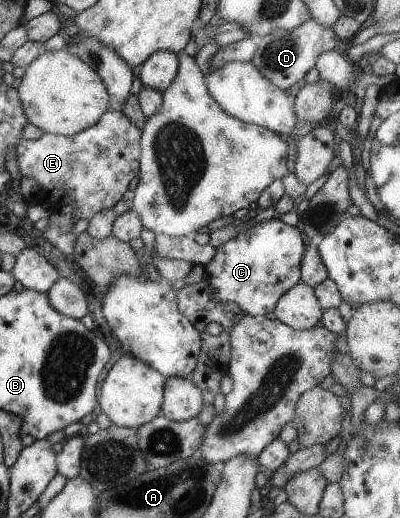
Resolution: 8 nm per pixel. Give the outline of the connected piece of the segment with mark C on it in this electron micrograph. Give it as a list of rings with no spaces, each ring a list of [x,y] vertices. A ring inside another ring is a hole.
[[[277,178],[261,192],[260,198],[256,201],[258,203],[257,208],[264,209],[264,212],[262,216],[259,209],[253,213],[256,217],[255,225],[219,246],[215,250],[214,256],[204,265],[205,277],[209,282],[209,289],[211,289],[211,295],[215,301],[233,302],[246,314],[265,316],[269,311],[275,309],[277,302],[284,293],[302,281],[300,265],[306,250],[305,243],[308,242],[306,236],[297,227],[290,226],[281,219],[265,214],[267,213],[265,208],[268,209],[271,205],[275,205],[283,195],[285,195],[283,181],[281,178]]]

